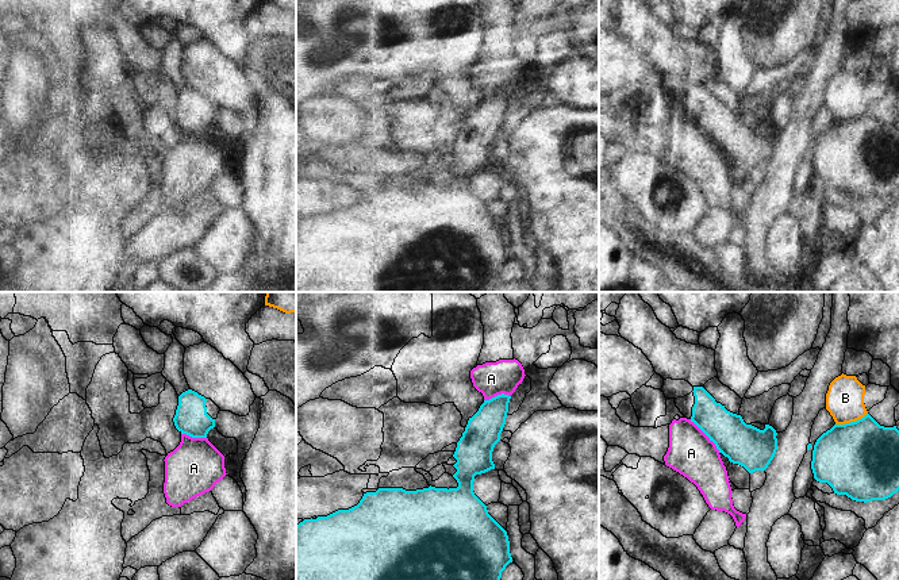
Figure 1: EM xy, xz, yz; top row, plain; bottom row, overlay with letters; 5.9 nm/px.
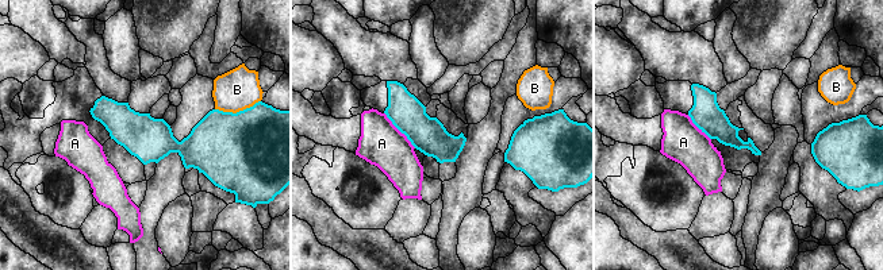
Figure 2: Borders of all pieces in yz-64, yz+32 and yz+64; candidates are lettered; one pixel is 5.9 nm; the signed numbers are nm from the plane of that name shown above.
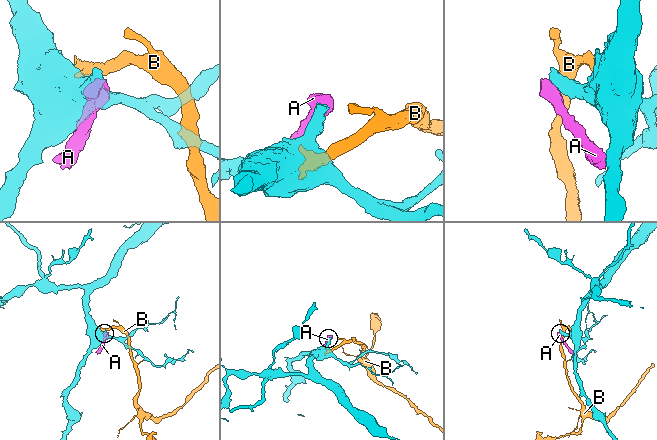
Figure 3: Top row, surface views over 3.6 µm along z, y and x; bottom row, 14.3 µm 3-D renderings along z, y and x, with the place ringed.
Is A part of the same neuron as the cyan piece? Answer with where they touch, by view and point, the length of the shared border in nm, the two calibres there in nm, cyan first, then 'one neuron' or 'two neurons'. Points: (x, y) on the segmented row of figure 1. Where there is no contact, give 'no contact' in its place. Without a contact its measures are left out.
contact yz (706, 434); length 260 nm; calibres 240 and 280 nm; two neurons

